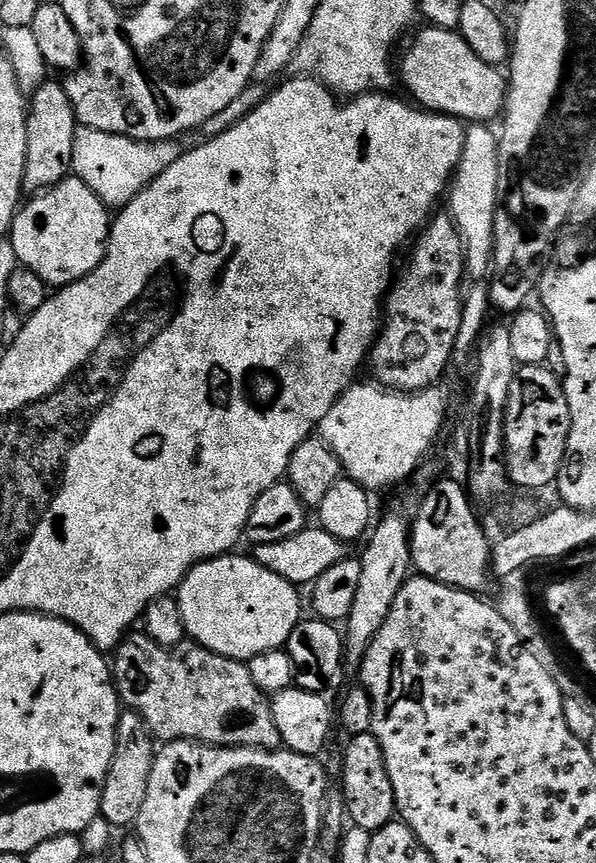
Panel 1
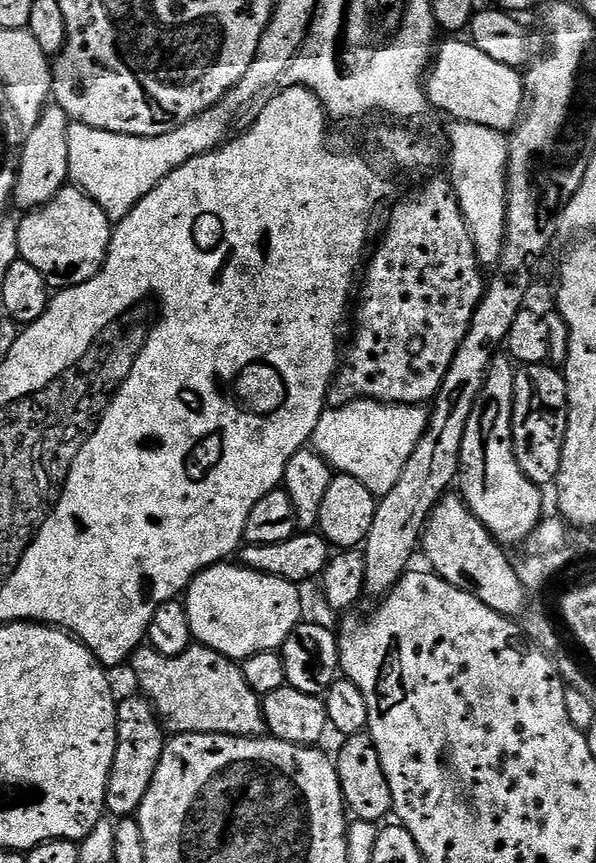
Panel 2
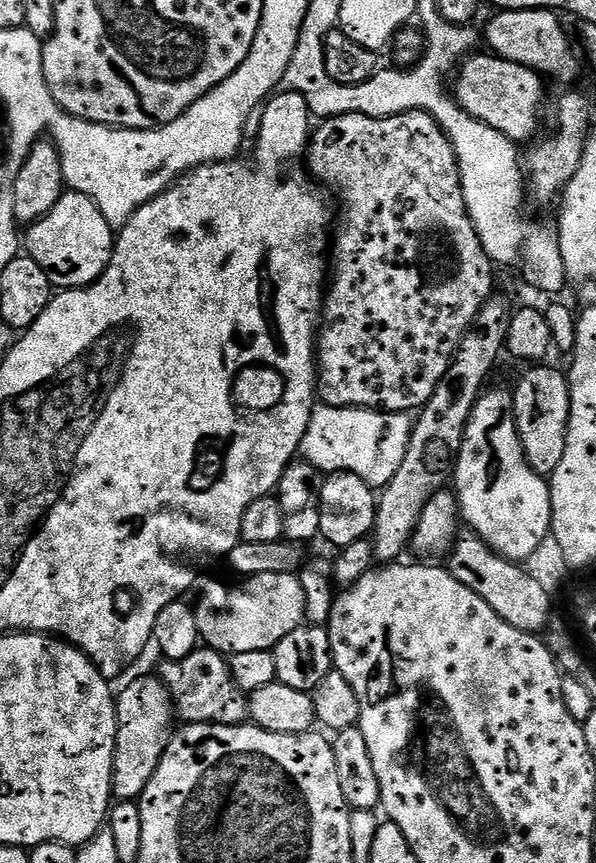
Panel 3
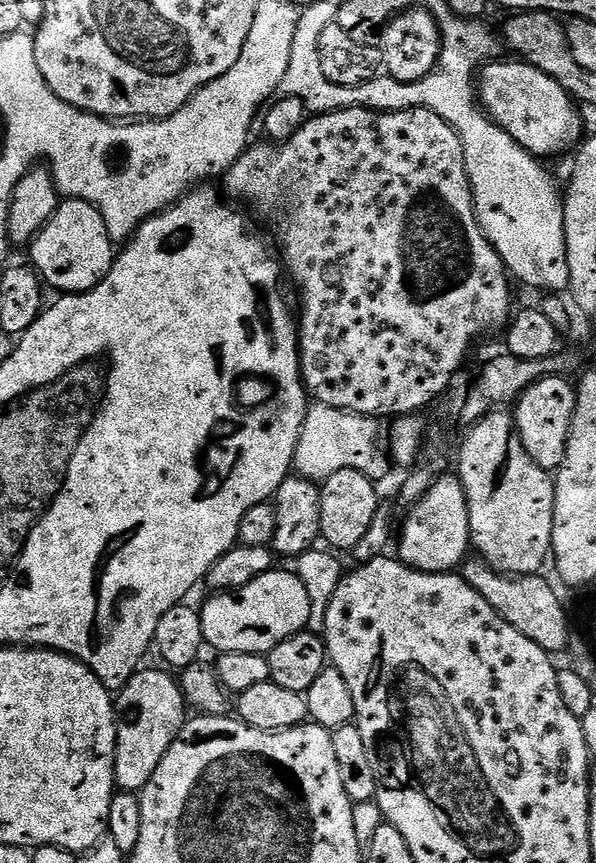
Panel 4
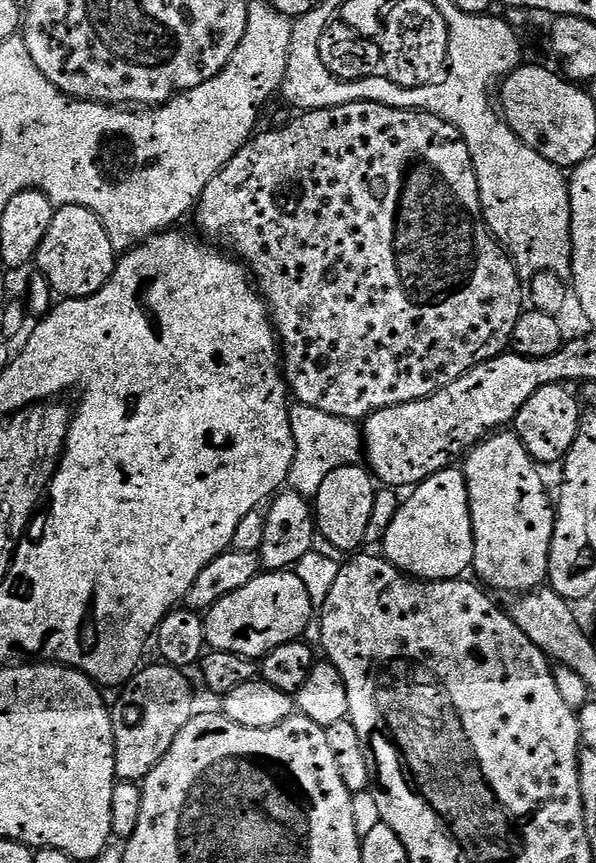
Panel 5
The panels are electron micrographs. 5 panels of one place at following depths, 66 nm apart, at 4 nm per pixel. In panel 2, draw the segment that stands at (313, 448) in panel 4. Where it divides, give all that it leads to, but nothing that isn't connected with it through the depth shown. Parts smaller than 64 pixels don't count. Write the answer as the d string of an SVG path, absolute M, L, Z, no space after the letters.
M353 400L340 408L328 408L318 418L310 444L341 476L358 478L366 490L379 498L394 490L410 454L428 425L427 407L419 404L379 404L376 400Z

